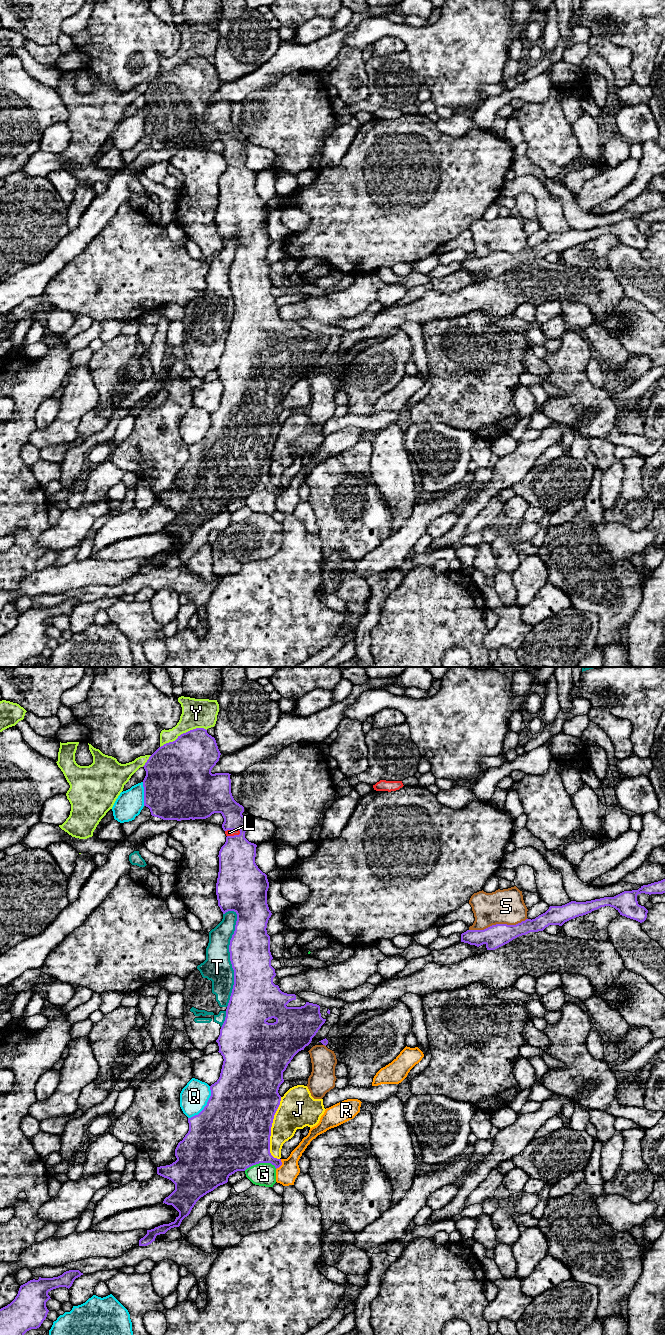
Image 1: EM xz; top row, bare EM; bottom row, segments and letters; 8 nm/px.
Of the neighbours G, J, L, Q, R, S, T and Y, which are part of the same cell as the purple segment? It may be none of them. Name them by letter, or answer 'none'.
L

